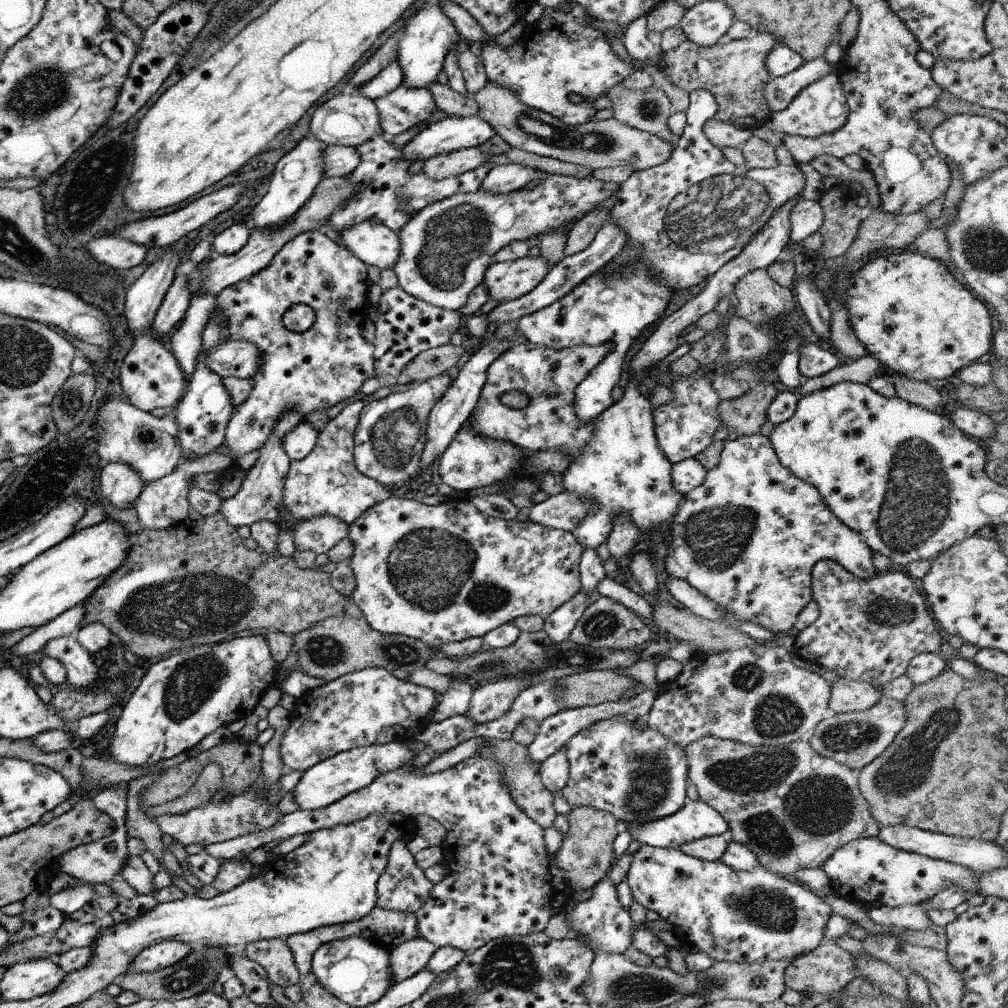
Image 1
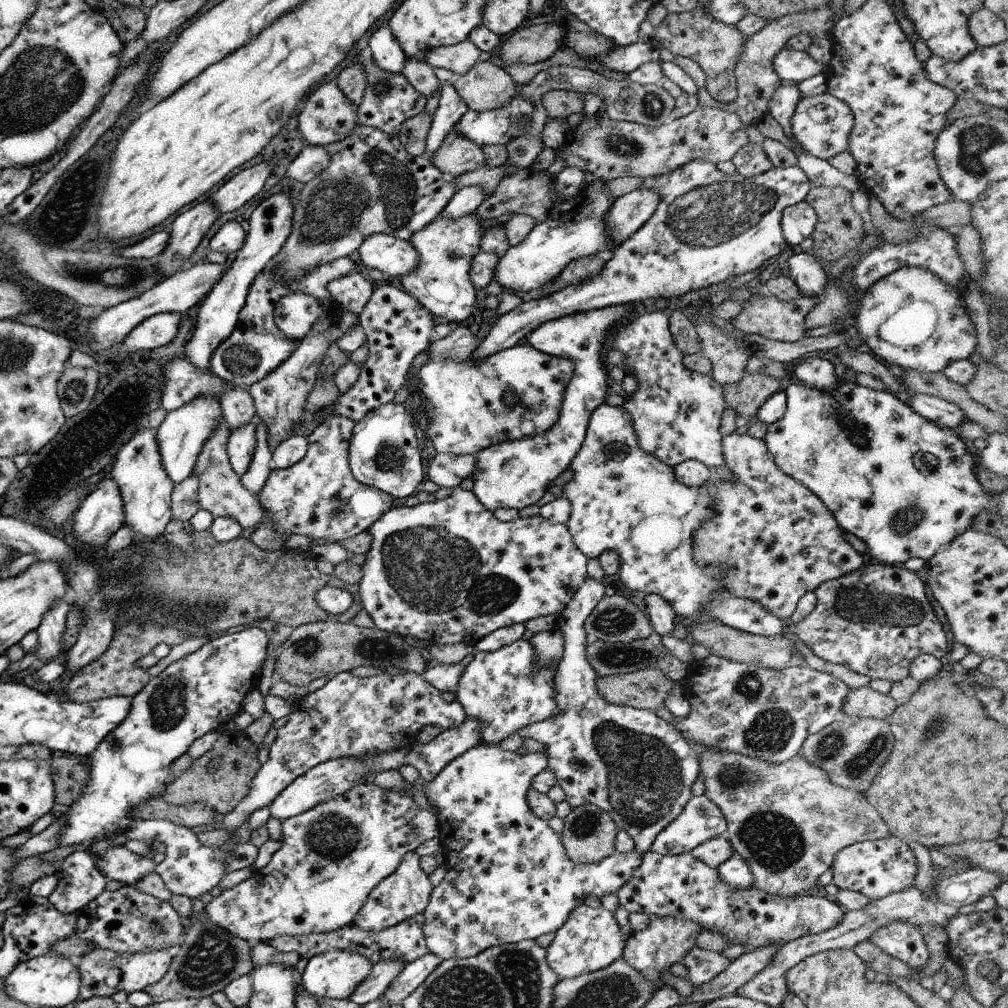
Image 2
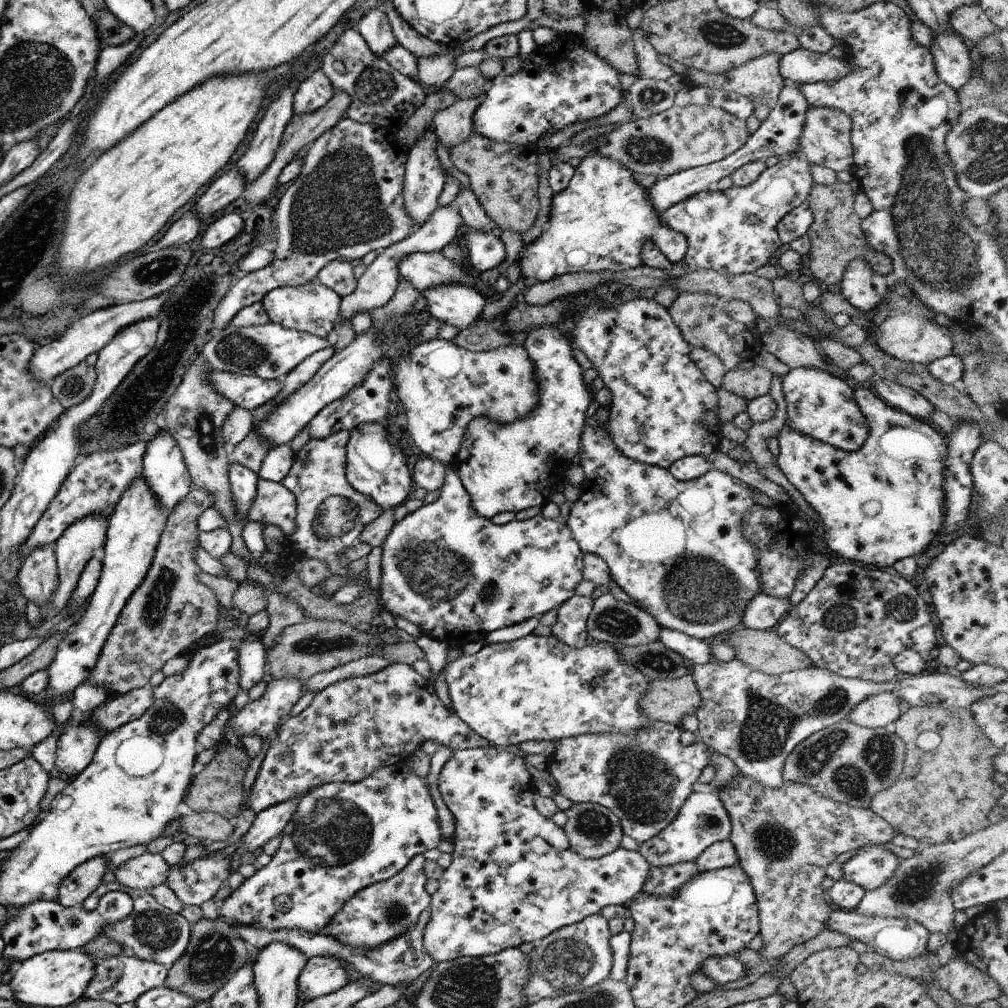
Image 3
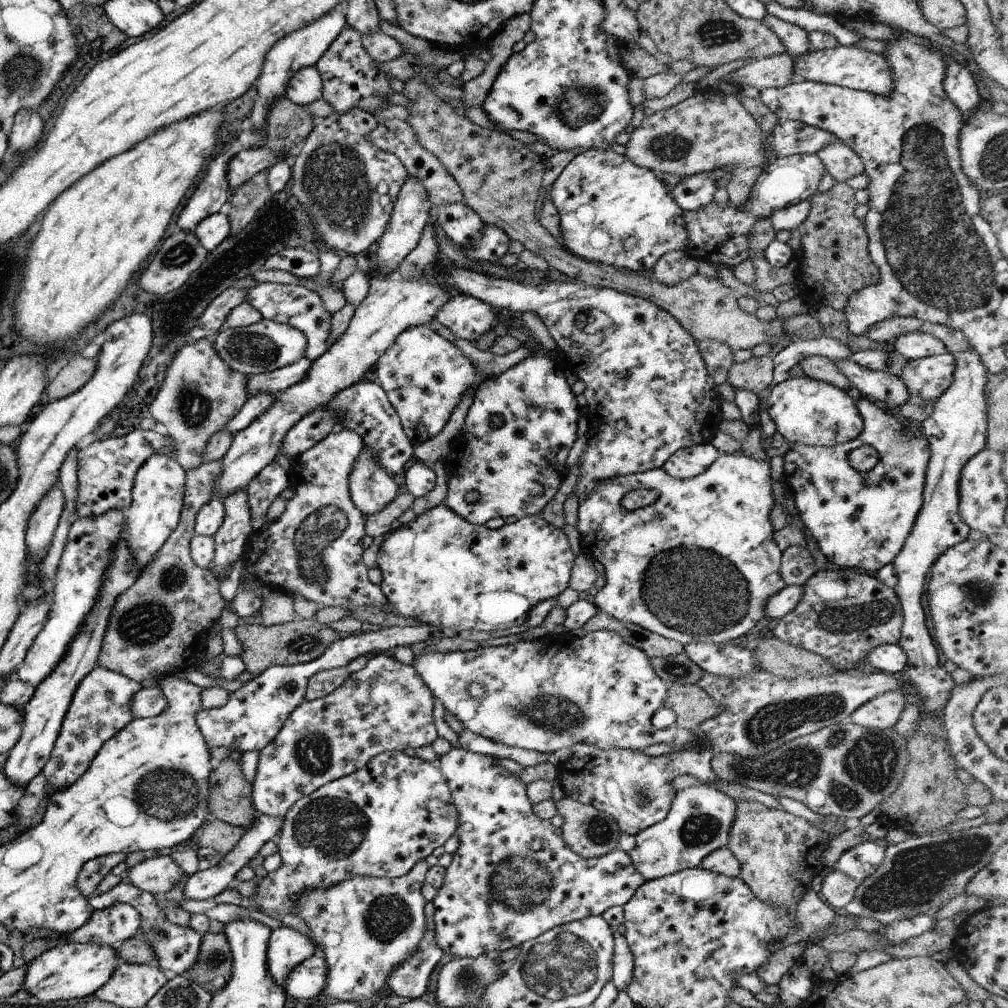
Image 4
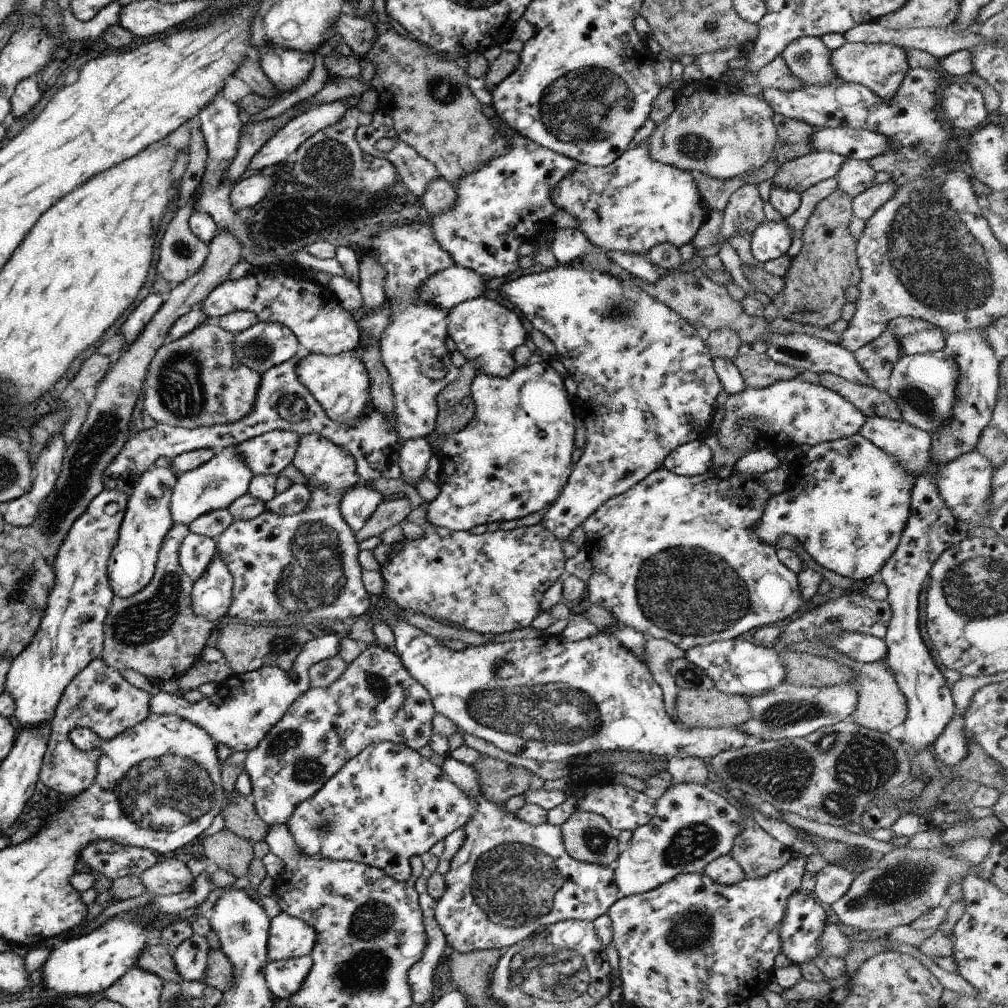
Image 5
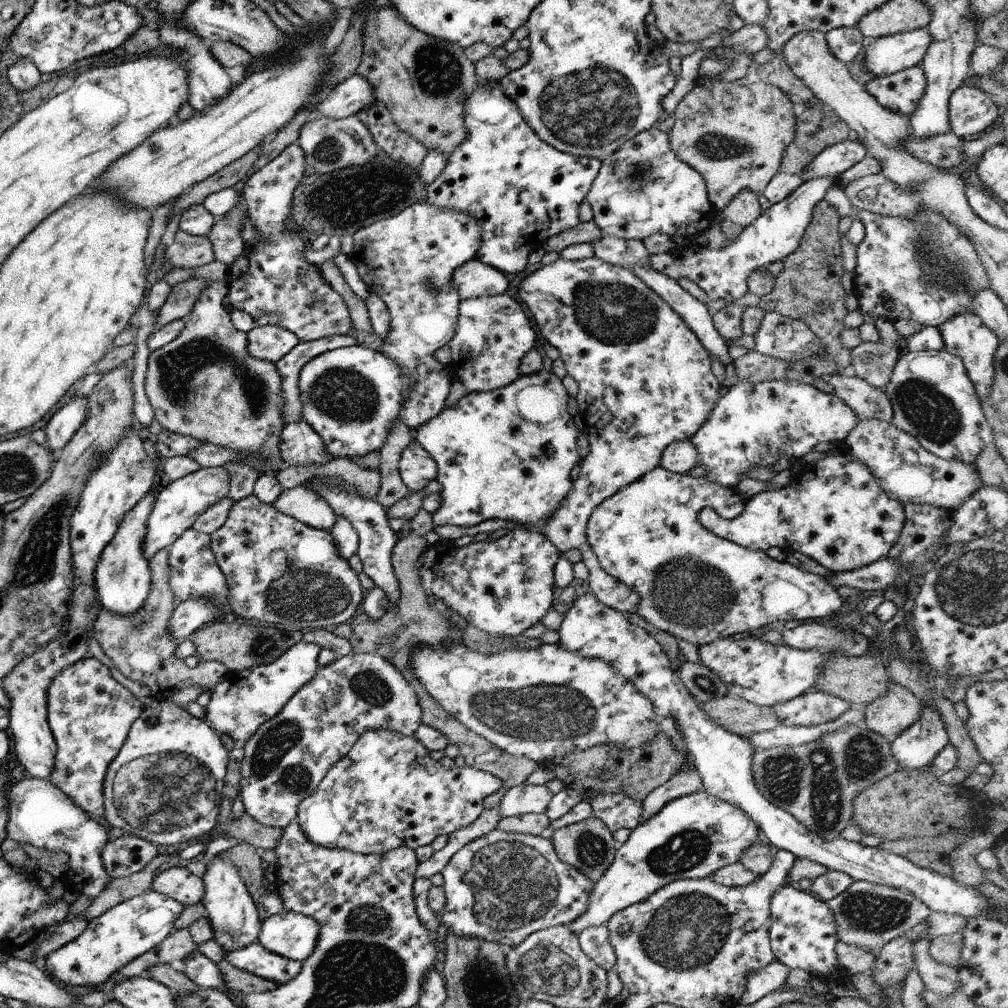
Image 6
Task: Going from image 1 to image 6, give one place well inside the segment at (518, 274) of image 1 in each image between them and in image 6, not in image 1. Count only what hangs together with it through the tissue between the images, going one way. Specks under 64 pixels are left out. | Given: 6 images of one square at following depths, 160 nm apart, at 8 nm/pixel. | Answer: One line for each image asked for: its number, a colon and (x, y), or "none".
2: (573, 228)
3: (600, 221)
4: (611, 212)
5: (634, 203)
6: (641, 189)

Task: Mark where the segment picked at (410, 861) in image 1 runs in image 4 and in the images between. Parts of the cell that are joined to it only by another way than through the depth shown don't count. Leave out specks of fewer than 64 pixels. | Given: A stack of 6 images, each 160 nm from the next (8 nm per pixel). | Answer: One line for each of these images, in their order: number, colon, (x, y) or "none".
2: (404, 893)
3: (382, 911)
4: (363, 926)

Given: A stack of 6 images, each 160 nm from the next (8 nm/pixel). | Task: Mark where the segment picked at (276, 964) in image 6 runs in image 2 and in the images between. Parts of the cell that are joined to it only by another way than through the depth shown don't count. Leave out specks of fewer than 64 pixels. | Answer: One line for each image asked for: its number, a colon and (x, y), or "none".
2: (334, 974)
3: (321, 975)
4: (307, 979)
5: (284, 978)

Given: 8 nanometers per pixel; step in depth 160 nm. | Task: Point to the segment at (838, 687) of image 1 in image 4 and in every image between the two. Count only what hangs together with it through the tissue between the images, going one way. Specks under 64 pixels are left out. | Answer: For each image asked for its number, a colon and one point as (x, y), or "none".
2: (861, 702)
3: (878, 710)
4: (879, 713)

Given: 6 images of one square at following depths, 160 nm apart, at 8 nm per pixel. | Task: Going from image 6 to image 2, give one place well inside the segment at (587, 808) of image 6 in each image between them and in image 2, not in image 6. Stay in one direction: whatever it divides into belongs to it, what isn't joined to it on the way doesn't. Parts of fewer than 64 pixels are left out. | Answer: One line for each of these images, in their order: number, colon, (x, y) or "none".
2: (507, 878)
3: (513, 879)
4: (497, 893)
5: (508, 877)

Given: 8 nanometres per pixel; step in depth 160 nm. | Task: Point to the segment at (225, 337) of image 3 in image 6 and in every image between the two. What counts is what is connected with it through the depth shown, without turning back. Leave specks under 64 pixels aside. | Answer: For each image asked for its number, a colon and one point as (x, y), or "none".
4: (262, 347)
5: (263, 345)
6: (270, 343)

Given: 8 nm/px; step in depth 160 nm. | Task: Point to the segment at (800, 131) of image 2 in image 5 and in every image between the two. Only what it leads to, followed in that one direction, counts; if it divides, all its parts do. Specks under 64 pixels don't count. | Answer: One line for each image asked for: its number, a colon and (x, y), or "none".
3: (825, 138)
4: (838, 159)
5: (854, 175)

